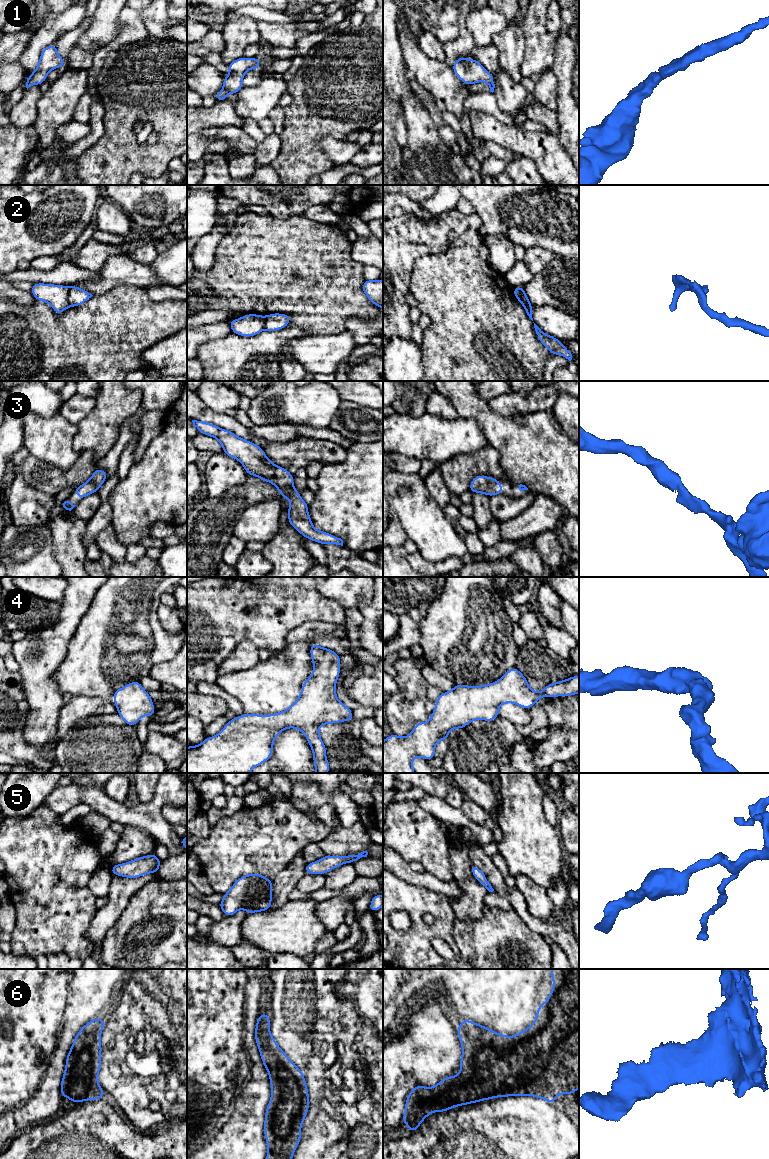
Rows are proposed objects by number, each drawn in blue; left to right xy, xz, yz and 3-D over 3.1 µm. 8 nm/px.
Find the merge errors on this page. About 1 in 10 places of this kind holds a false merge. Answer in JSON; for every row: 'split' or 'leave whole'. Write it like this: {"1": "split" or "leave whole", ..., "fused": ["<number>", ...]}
{"1": "leave whole", "2": "split", "3": "leave whole", "4": "leave whole", "5": "leave whole", "6": "leave whole", "fused": ["2"]}

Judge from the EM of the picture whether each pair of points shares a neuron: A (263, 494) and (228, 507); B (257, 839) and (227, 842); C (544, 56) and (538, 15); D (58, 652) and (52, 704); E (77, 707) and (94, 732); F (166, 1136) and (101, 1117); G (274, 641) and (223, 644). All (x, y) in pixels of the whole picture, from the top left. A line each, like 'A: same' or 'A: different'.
A: same
B: same
C: same
D: same
E: different
F: same
G: same

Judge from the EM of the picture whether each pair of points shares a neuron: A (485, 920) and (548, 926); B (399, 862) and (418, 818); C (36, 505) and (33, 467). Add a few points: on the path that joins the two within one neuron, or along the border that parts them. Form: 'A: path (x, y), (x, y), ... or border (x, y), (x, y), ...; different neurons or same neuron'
A: border (523, 921), (543, 937); different neurons
B: border (393, 849), (407, 862); different neurons
C: border (17, 474), (20, 474), (33, 487), (53, 496); different neurons

